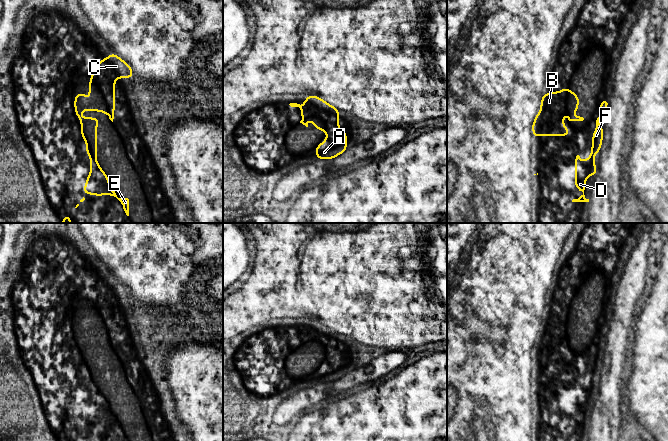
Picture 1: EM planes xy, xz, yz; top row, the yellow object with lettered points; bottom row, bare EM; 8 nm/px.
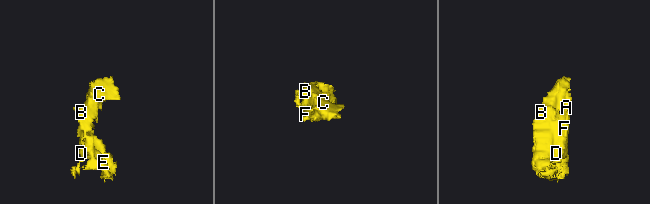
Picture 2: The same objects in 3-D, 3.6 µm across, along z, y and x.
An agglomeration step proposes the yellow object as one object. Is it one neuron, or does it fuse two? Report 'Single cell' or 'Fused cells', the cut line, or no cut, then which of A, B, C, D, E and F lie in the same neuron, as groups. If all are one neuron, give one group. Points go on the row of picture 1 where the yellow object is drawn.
Single cell. No split. Groups: A B C D E F

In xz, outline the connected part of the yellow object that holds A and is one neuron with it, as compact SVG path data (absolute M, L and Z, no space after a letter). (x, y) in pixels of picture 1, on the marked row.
M308 95L302 103L306 105L289 104L291 107L301 109L302 120L300 123L308 127L308 121L313 119L313 126L317 130L320 129L327 133L326 140L317 145L314 151L317 159L332 160L345 152L347 150L347 132L339 130L340 110L315 95Z

